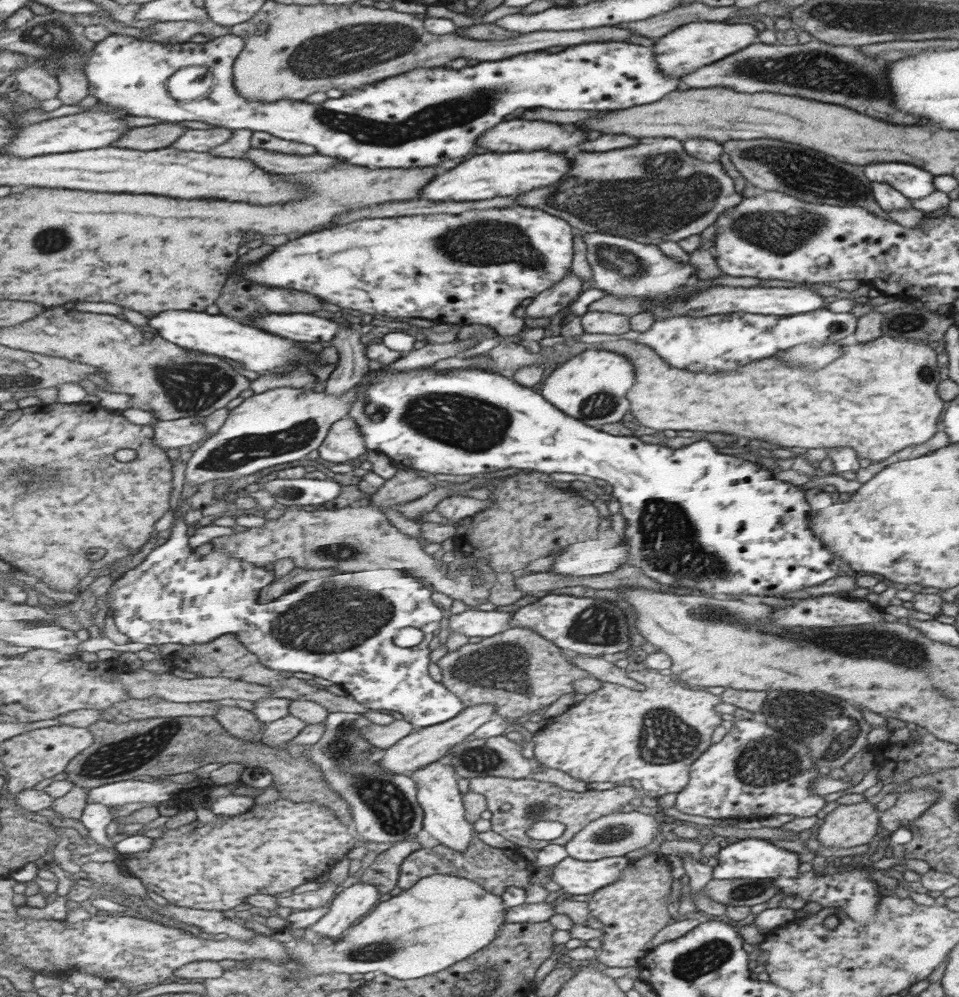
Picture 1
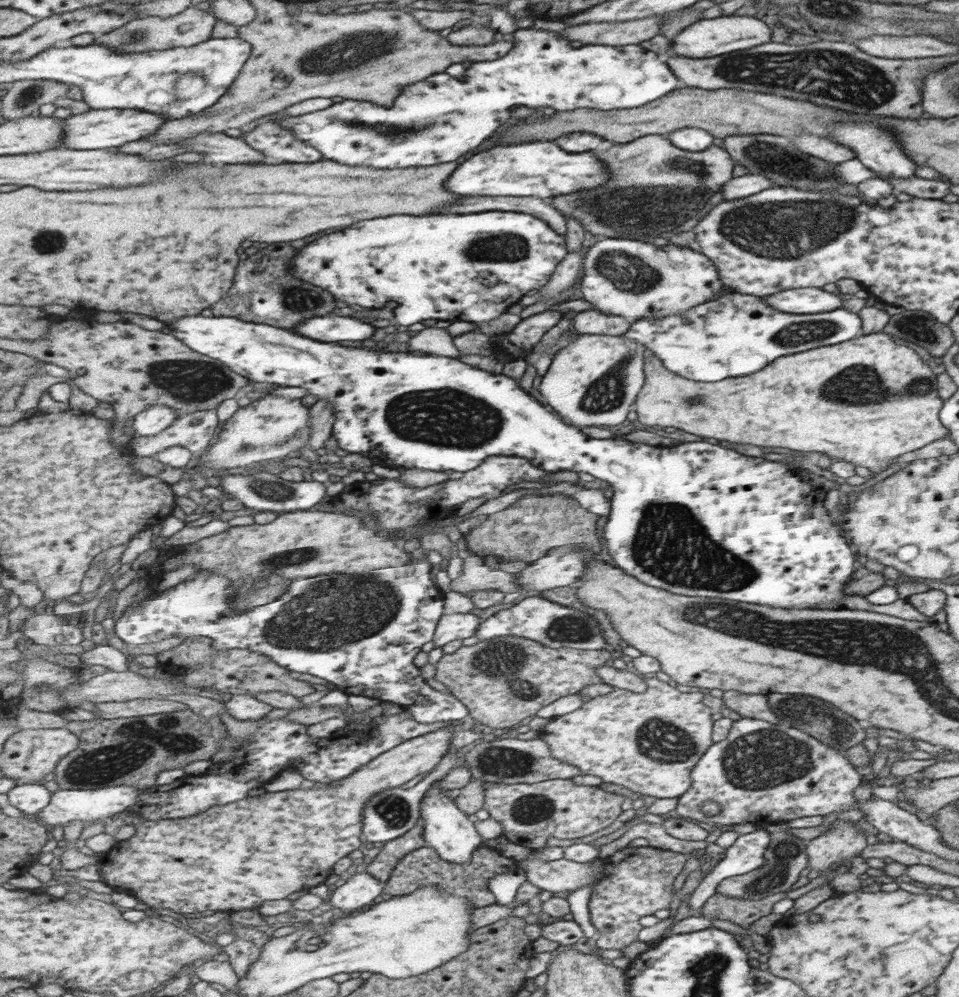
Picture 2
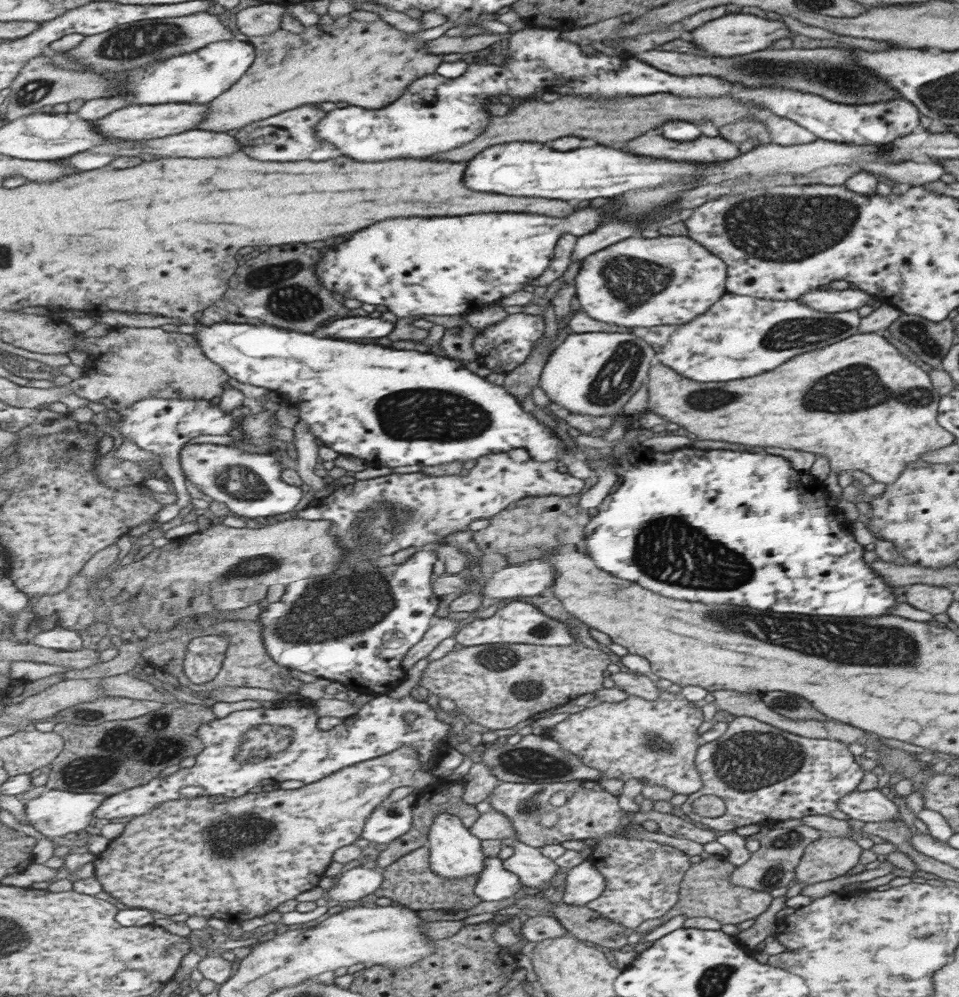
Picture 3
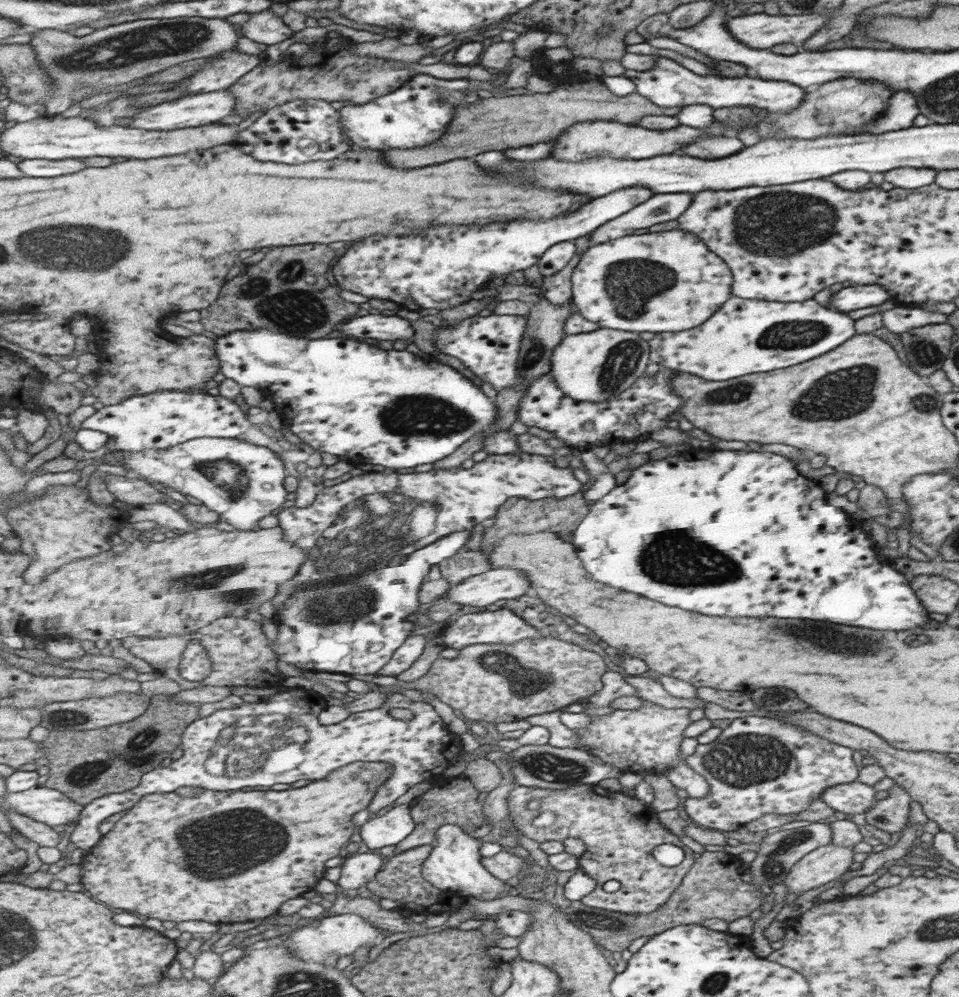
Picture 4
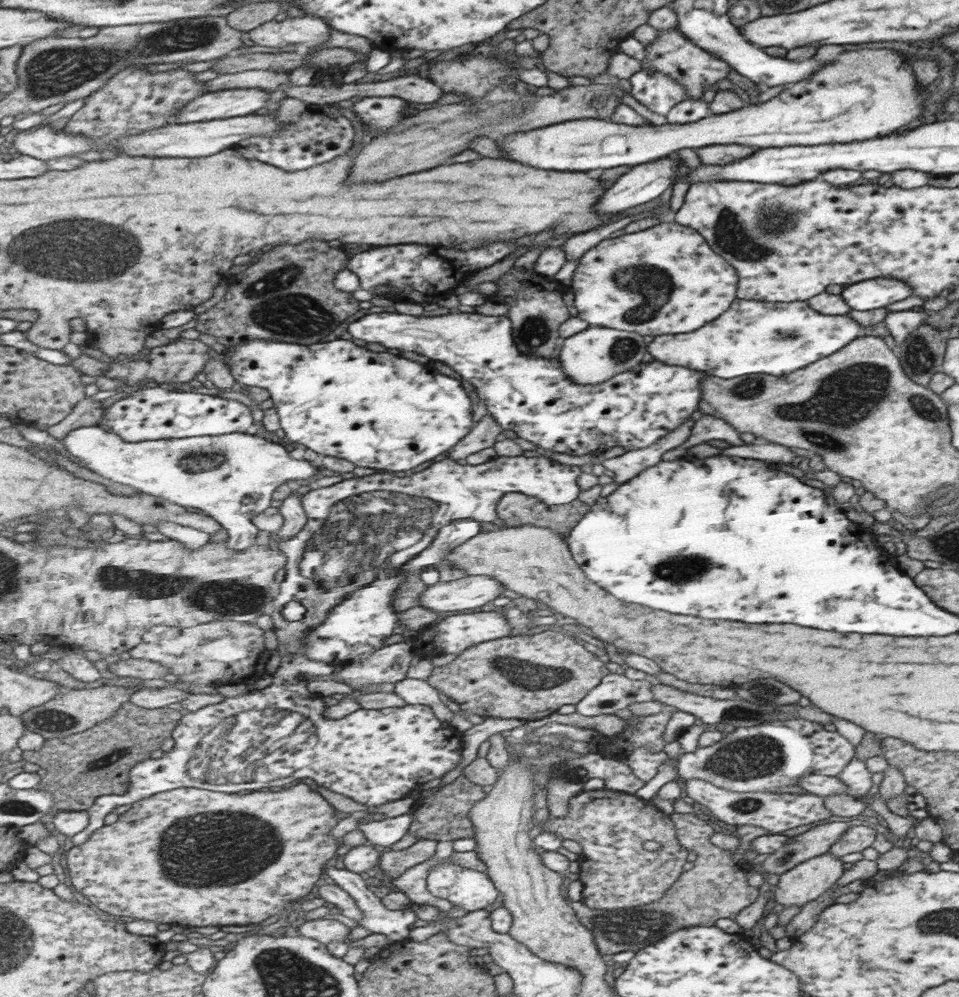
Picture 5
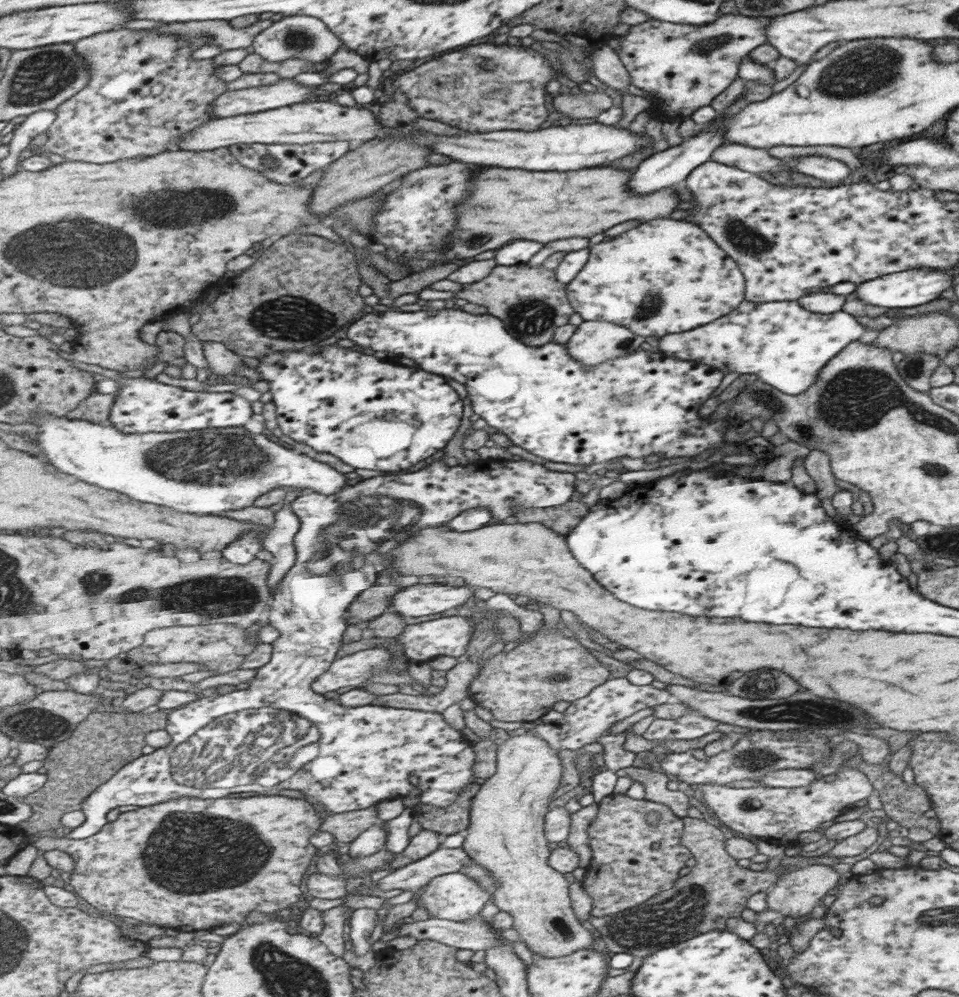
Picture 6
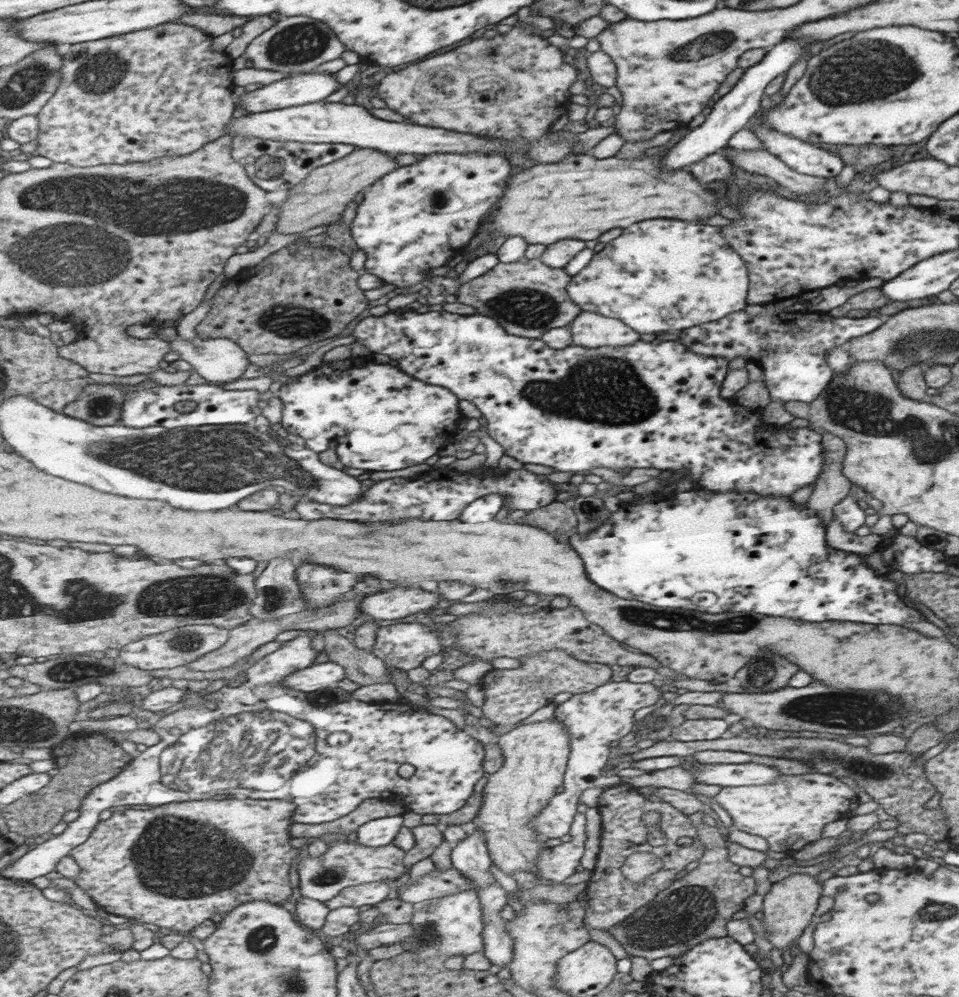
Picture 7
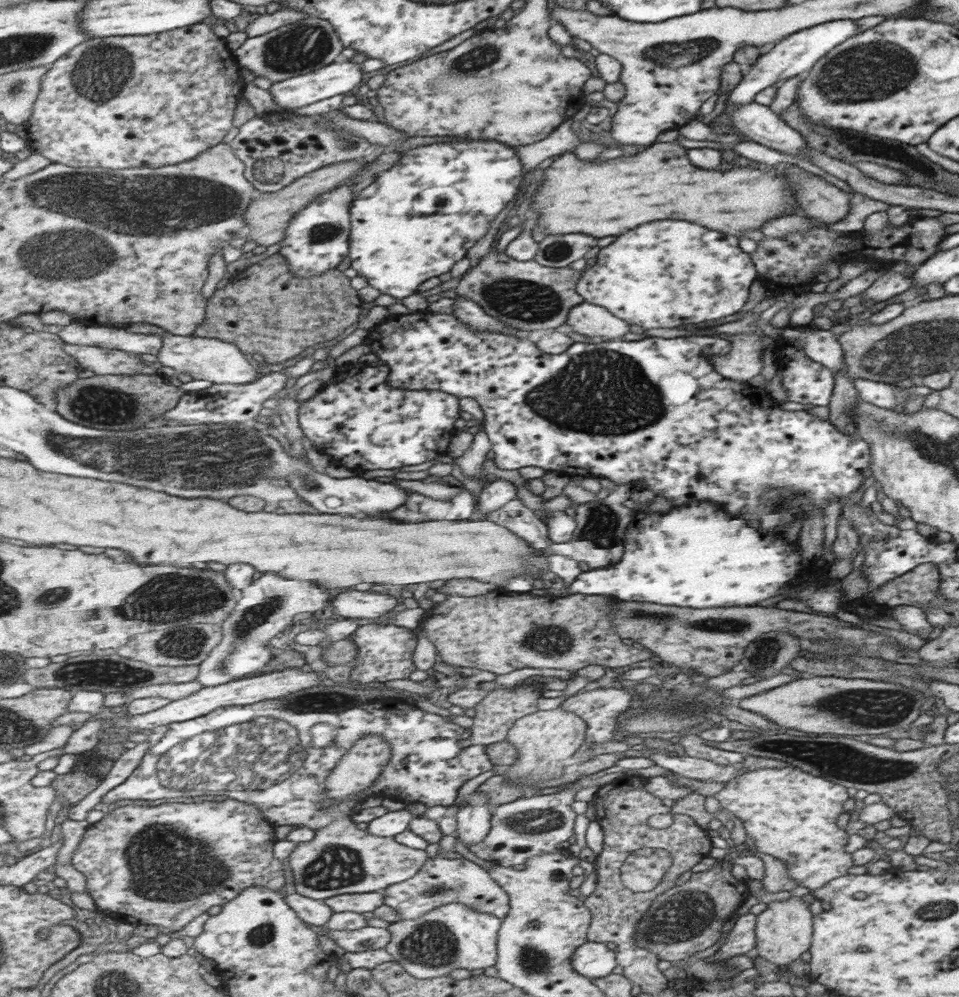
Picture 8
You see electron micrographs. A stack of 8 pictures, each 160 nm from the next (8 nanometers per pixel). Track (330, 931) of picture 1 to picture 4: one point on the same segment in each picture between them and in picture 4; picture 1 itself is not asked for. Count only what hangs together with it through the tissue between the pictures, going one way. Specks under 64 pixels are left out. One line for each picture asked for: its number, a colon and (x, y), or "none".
2: (356, 893)
3: (356, 883)
4: (359, 869)

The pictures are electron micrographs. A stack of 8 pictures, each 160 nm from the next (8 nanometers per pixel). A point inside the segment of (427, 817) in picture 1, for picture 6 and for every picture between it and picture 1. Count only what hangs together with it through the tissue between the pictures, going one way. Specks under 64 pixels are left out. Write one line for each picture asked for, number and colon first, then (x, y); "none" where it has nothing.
2: (452, 832)
3: (455, 853)
4: (455, 866)
5: (472, 890)
6: (456, 896)

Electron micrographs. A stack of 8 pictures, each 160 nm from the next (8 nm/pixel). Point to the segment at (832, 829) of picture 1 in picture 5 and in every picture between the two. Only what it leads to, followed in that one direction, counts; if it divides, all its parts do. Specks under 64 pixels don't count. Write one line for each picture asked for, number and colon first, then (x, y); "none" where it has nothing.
2: (844, 840)
3: (825, 858)
4: (824, 863)
5: (806, 880)

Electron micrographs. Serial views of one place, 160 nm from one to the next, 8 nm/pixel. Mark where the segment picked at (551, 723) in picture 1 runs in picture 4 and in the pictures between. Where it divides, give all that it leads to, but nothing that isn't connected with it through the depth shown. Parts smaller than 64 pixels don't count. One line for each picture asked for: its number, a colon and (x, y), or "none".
2: (648, 743)
3: (654, 742)
4: (645, 741)

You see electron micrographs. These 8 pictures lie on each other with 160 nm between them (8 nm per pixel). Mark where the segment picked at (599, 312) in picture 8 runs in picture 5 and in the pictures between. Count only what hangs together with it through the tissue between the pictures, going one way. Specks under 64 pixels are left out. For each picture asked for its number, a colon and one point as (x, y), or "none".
5: (592, 356)
6: (592, 342)
7: (589, 330)

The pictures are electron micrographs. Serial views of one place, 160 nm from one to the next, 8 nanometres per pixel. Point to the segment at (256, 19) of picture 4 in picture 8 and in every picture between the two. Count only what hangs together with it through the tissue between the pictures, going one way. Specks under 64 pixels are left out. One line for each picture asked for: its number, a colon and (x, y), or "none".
5: (306, 32)
6: (294, 37)
7: (296, 44)
8: (303, 47)

